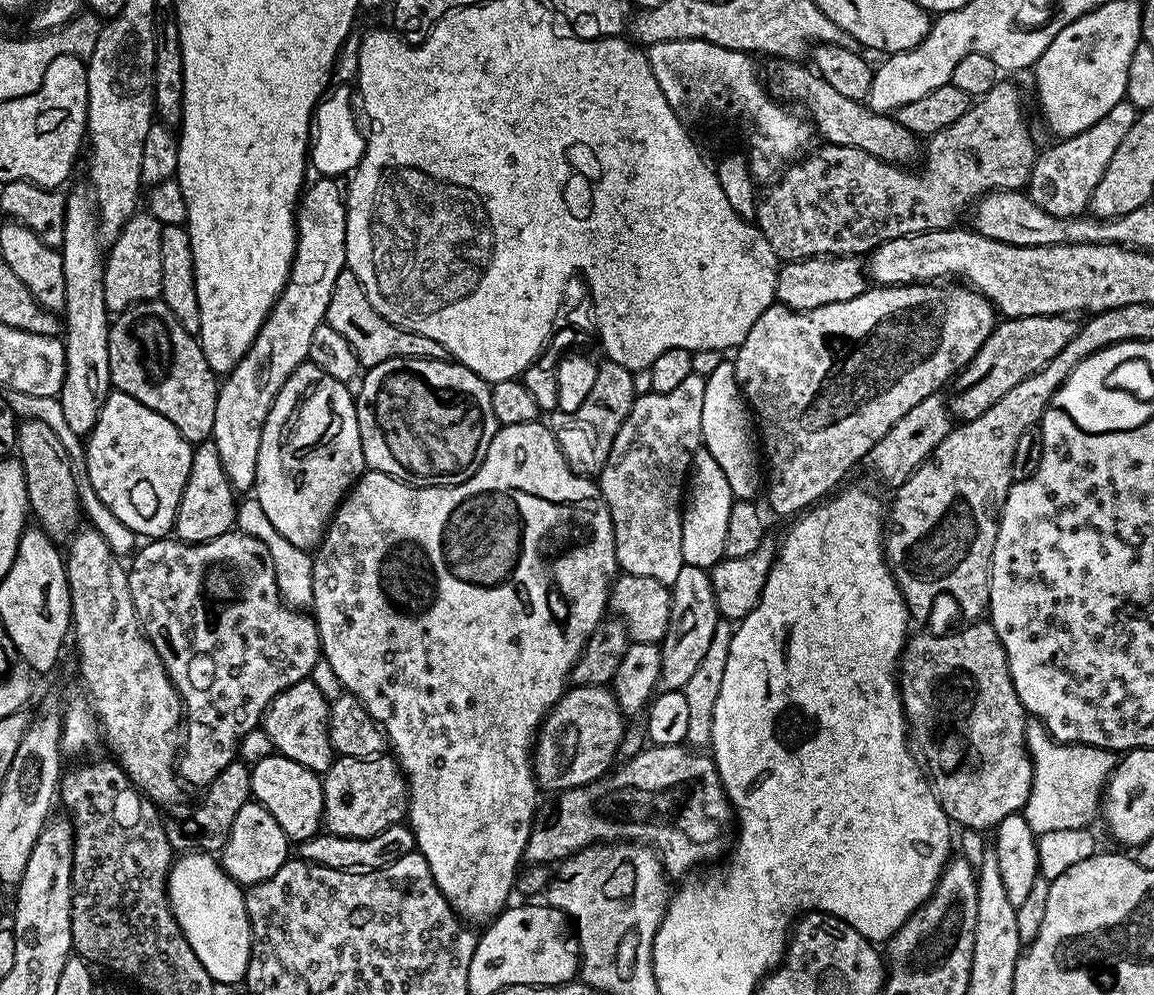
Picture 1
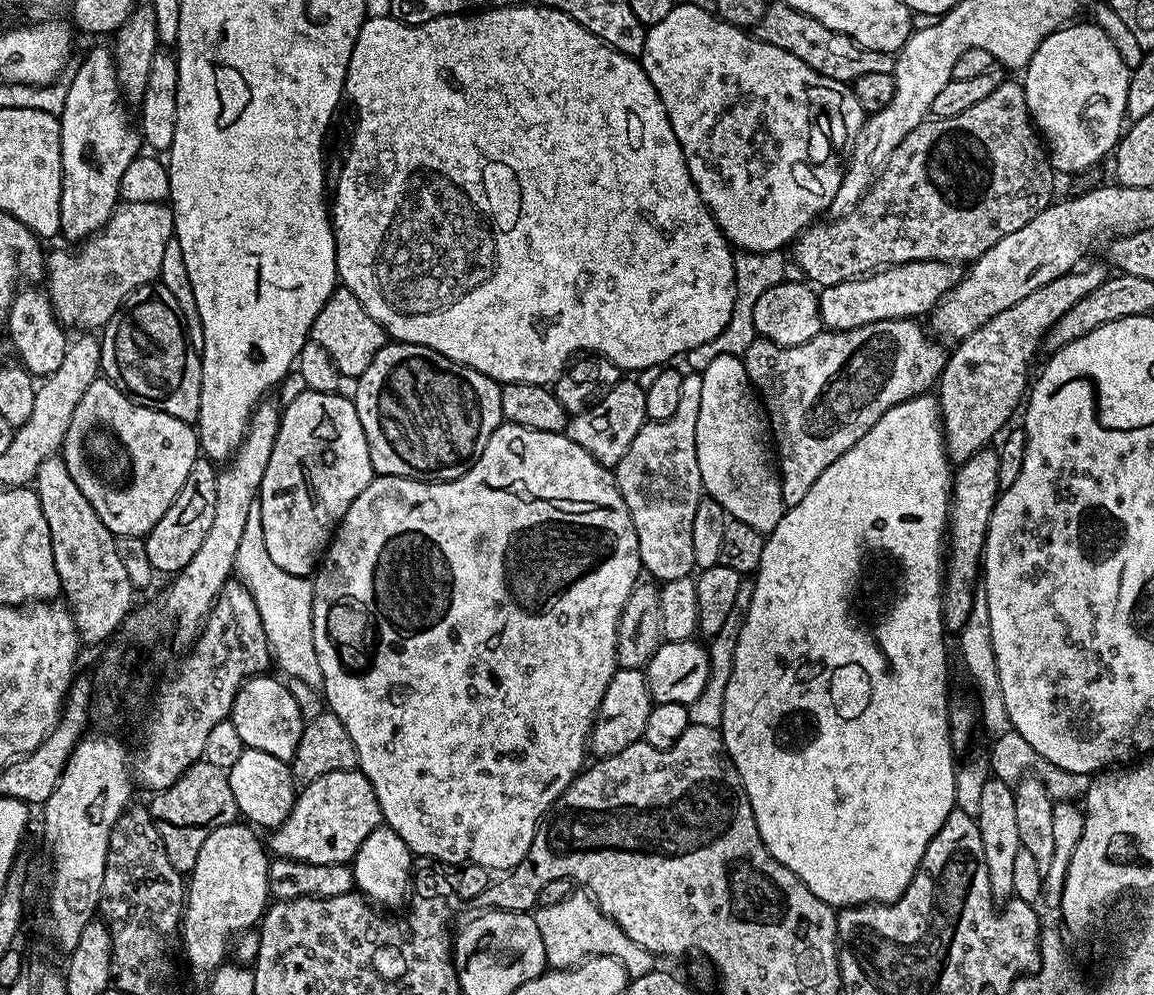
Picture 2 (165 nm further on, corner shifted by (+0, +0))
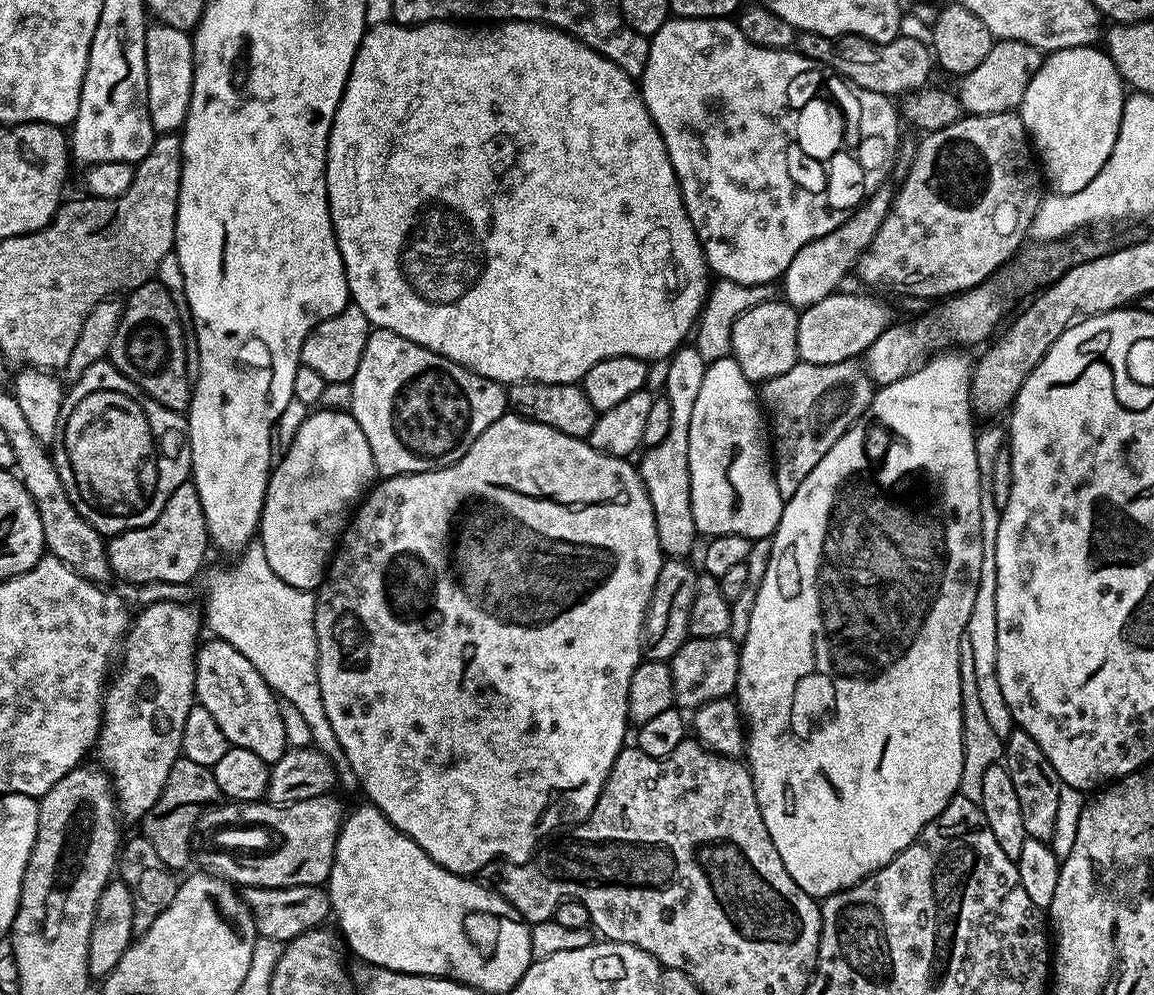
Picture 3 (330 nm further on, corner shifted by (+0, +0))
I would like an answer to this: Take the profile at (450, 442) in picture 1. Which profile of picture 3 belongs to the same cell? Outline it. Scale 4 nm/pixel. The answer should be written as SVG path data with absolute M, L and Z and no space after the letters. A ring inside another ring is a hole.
M373 327L369 331L366 338L366 350L362 350L362 362L358 362L358 374L354 374L354 378L350 383L352 385L352 406L350 411L358 422L362 434L366 434L366 442L370 442L370 454L376 463L377 473L384 478L407 476L410 472L433 472L458 462L468 453L470 446L474 446L474 442L482 434L482 430L486 430L486 426L498 422L498 418L502 418L509 411L508 393L505 385L498 383L497 380L479 376L477 372L471 372L469 368L463 368L461 364L454 363L448 357L439 356L438 353L426 350L422 346L418 346L414 342L410 342L385 328Z

